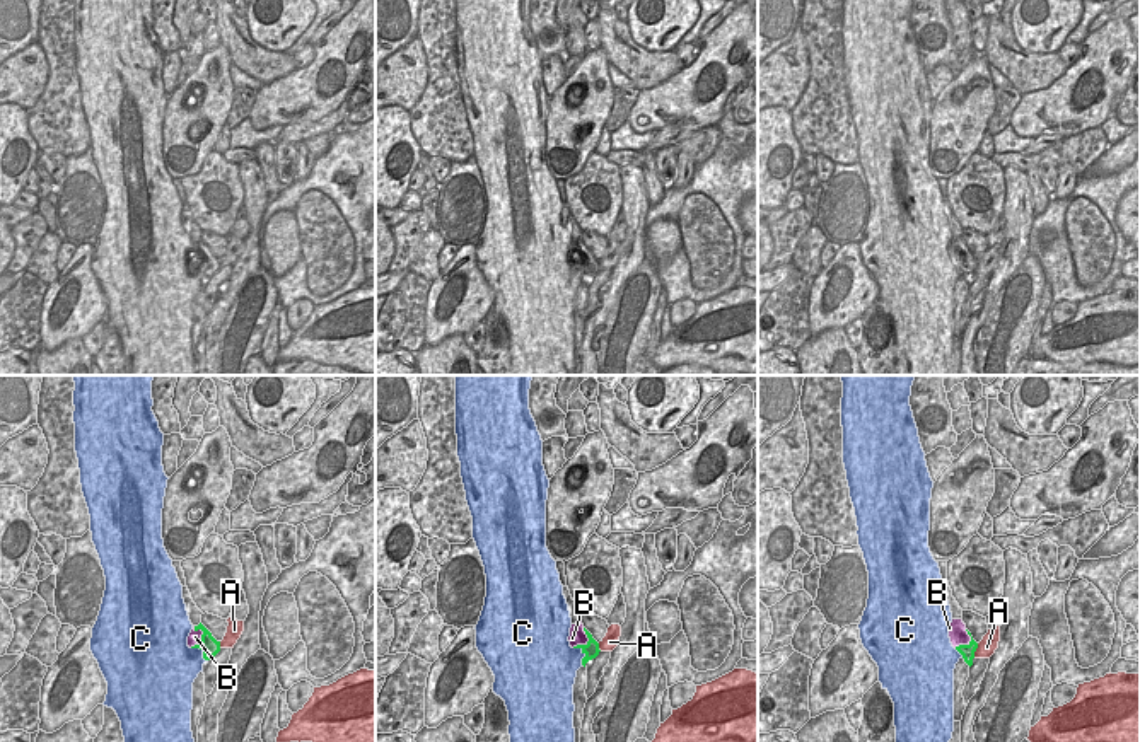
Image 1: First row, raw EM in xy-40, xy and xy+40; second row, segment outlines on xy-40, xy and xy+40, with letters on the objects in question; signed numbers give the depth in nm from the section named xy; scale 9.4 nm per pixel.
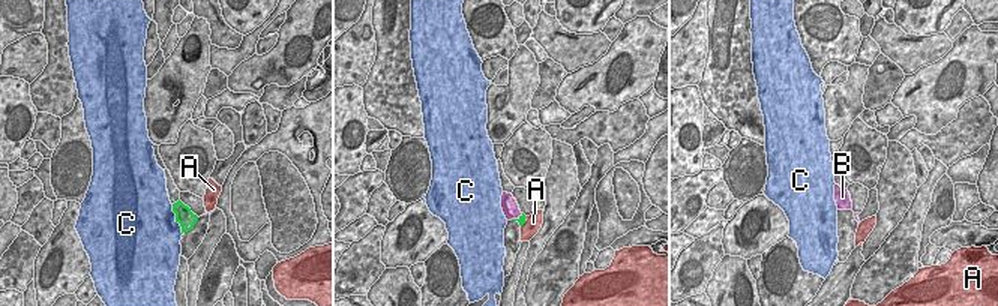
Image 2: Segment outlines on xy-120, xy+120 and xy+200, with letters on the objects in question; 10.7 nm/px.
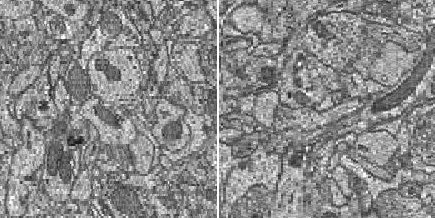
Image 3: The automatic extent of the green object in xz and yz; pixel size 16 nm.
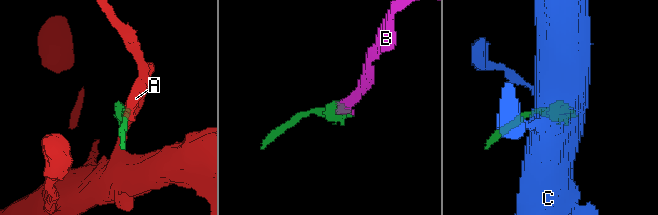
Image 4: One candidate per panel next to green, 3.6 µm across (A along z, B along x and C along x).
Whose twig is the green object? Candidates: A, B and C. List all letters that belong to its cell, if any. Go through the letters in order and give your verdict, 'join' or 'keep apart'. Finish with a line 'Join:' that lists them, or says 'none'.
A: keep apart
B: join
C: keep apart
Join: B

